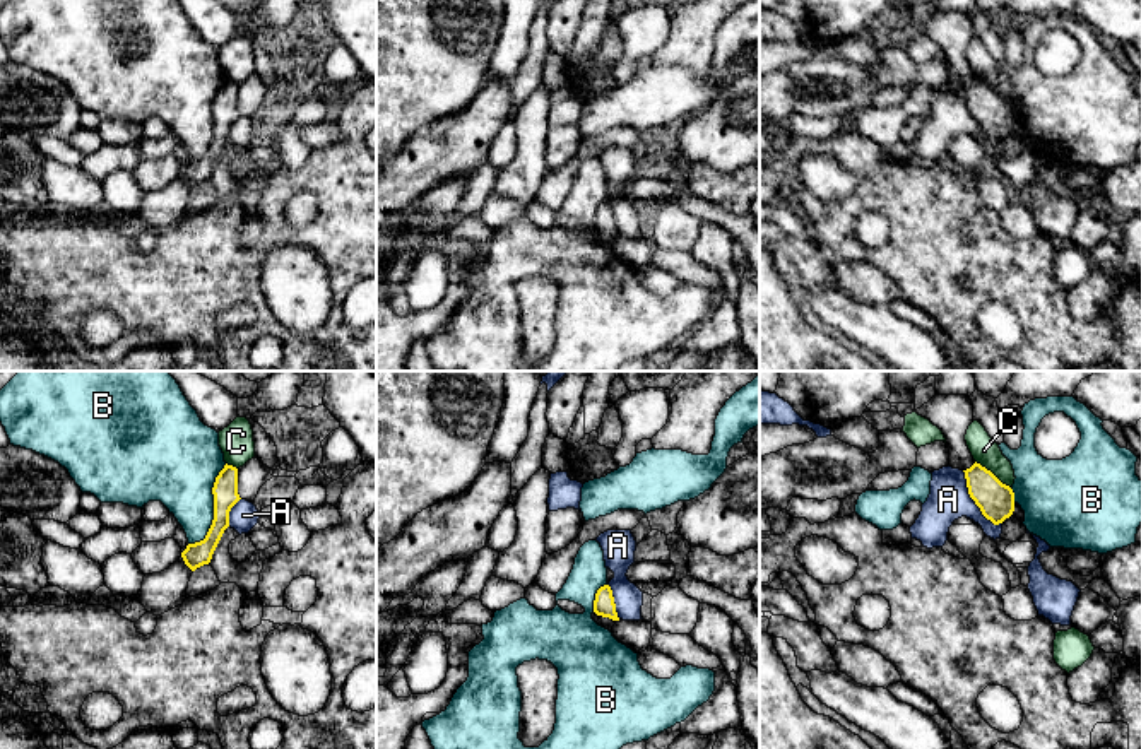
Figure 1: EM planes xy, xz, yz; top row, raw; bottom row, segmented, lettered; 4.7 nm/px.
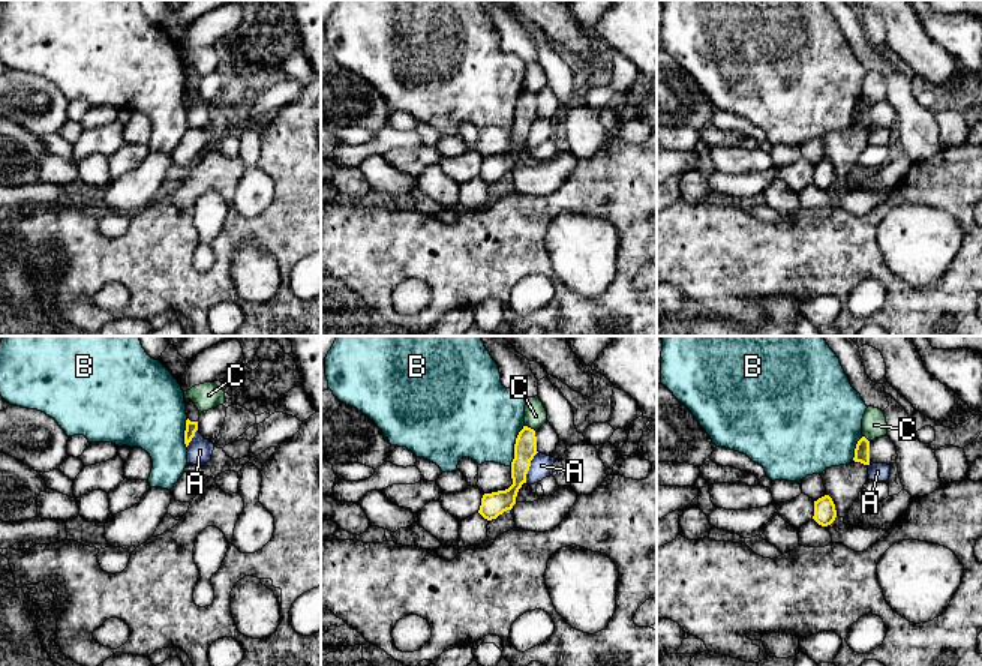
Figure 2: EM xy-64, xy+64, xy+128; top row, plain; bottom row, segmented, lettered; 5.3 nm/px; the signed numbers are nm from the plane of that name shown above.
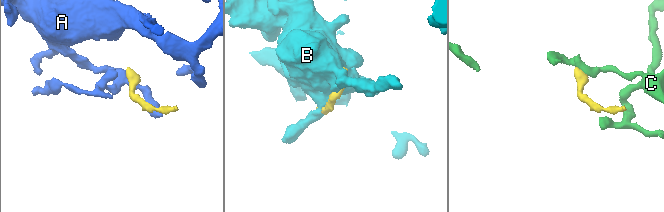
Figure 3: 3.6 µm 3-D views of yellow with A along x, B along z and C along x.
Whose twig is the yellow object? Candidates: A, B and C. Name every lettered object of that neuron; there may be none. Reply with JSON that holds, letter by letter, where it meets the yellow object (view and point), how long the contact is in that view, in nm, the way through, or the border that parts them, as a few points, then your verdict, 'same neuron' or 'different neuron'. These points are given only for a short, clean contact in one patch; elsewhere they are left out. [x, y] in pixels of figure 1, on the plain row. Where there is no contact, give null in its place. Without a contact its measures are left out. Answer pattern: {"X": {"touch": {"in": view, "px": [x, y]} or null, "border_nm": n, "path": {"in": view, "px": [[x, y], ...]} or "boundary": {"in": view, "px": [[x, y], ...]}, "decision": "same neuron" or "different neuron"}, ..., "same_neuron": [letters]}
{"A": {"touch": {"in": "yz", "px": [974, 117]}, "border_nm": 320, "boundary": {"in": "yz", "px": [[962, 88], [969, 113], [987, 135], [1001, 141]]}, "decision": "different neuron"}, "B": {"touch": {"in": "xy", "px": [214, 125]}, "border_nm": 420, "decision": "different neuron"}, "C": {"touch": {"in": "yz", "px": [991, 89]}, "border_nm": 220, "boundary": {"in": "yz", "px": [[975, 77], [1010, 105]]}, "decision": "different neuron"}, "same_neuron": []}

